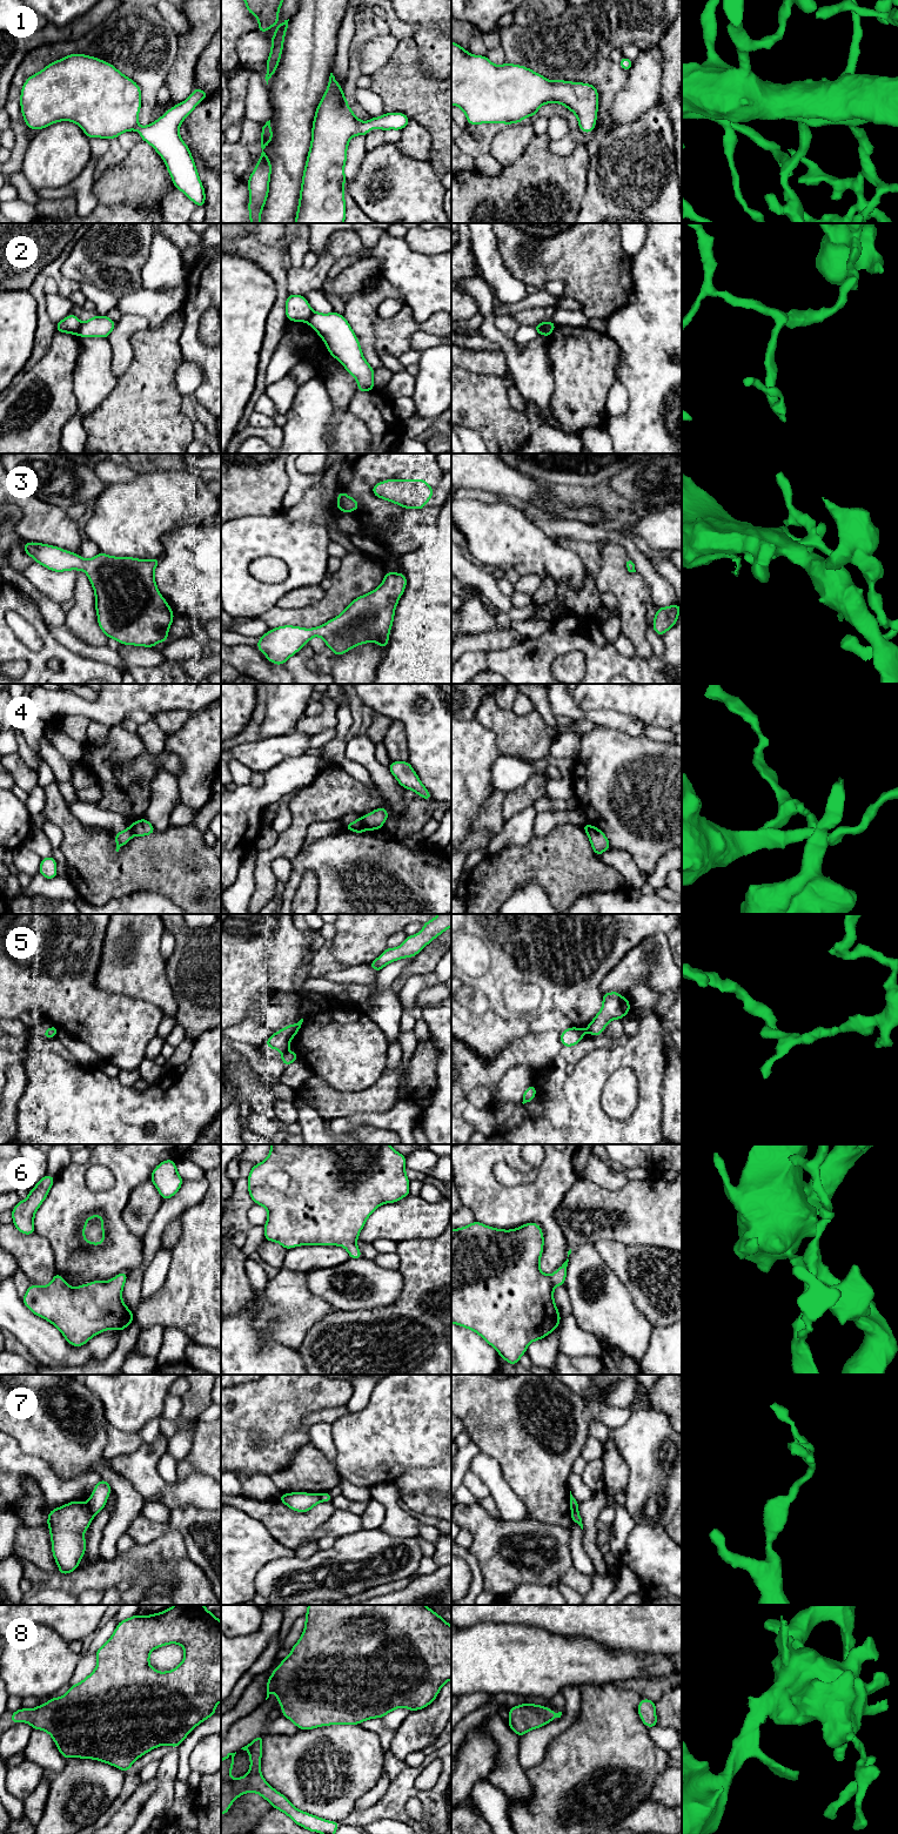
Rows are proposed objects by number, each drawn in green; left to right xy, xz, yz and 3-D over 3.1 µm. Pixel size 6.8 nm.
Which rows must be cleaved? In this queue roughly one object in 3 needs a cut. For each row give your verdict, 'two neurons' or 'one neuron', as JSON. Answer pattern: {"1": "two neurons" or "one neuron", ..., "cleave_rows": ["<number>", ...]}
{"1": "one neuron", "2": "two neurons", "3": "one neuron", "4": "two neurons", "5": "two neurons", "6": "one neuron", "7": "two neurons", "8": "one neuron", "cleave_rows": ["2", "4", "5", "7"]}

